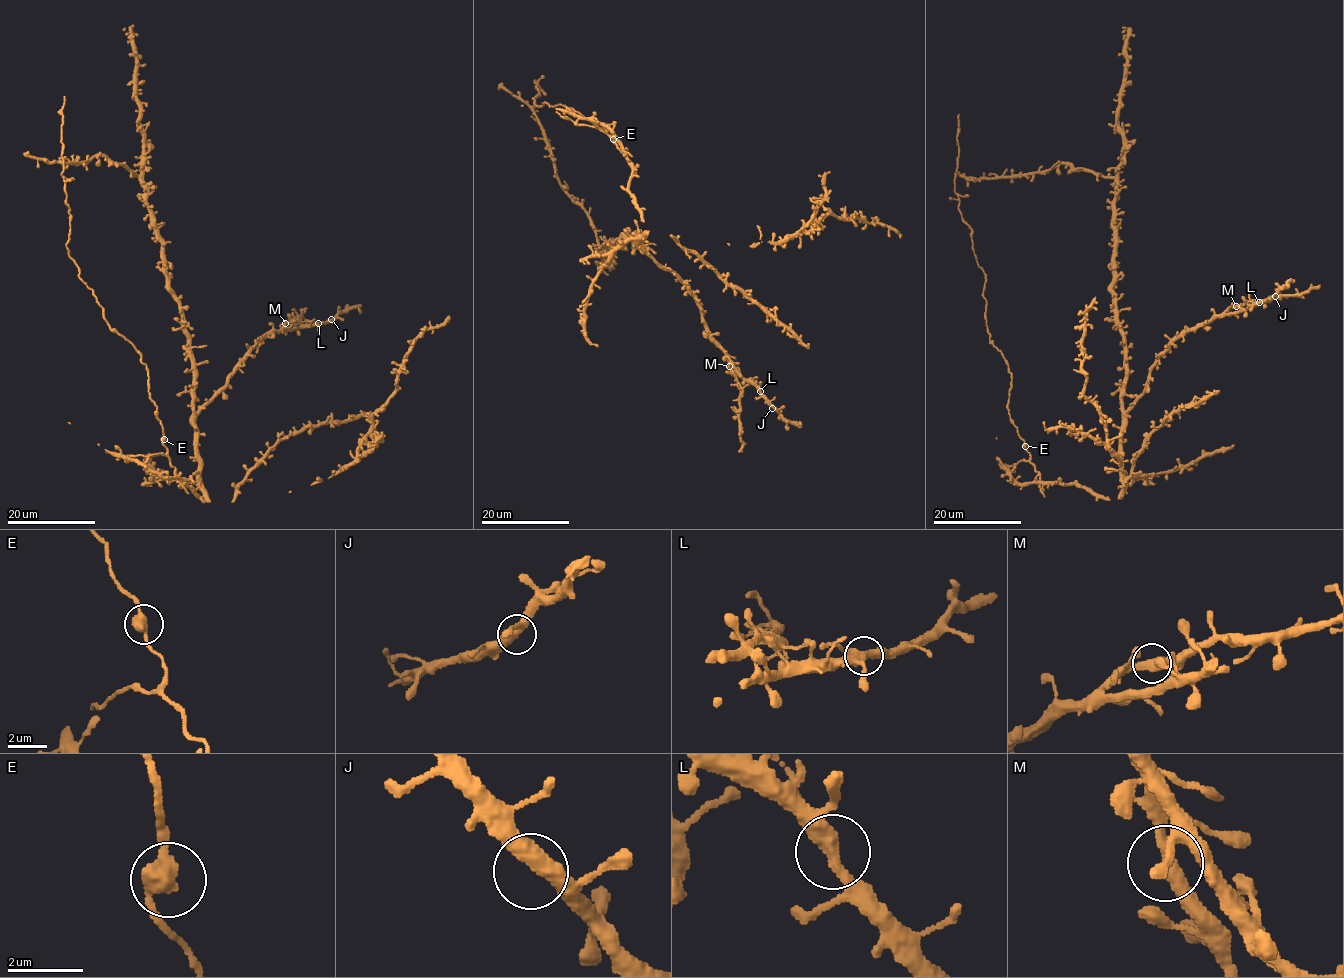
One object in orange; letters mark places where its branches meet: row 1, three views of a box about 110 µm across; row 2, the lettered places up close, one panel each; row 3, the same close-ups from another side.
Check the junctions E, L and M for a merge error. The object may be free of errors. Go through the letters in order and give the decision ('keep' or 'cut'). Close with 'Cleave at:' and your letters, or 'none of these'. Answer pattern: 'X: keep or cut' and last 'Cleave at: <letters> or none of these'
E: keep
L: keep
M: keep
Cleave at: none of these

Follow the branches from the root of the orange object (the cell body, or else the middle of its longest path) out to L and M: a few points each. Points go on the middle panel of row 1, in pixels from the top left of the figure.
L: (643, 233), (638, 236), (639, 244), (687, 287), (698, 303), (711, 339), (734, 368), (760, 391)
M: (643, 233), (638, 236), (639, 244), (687, 287), (698, 303), (711, 339), (725, 353), (729, 366)

